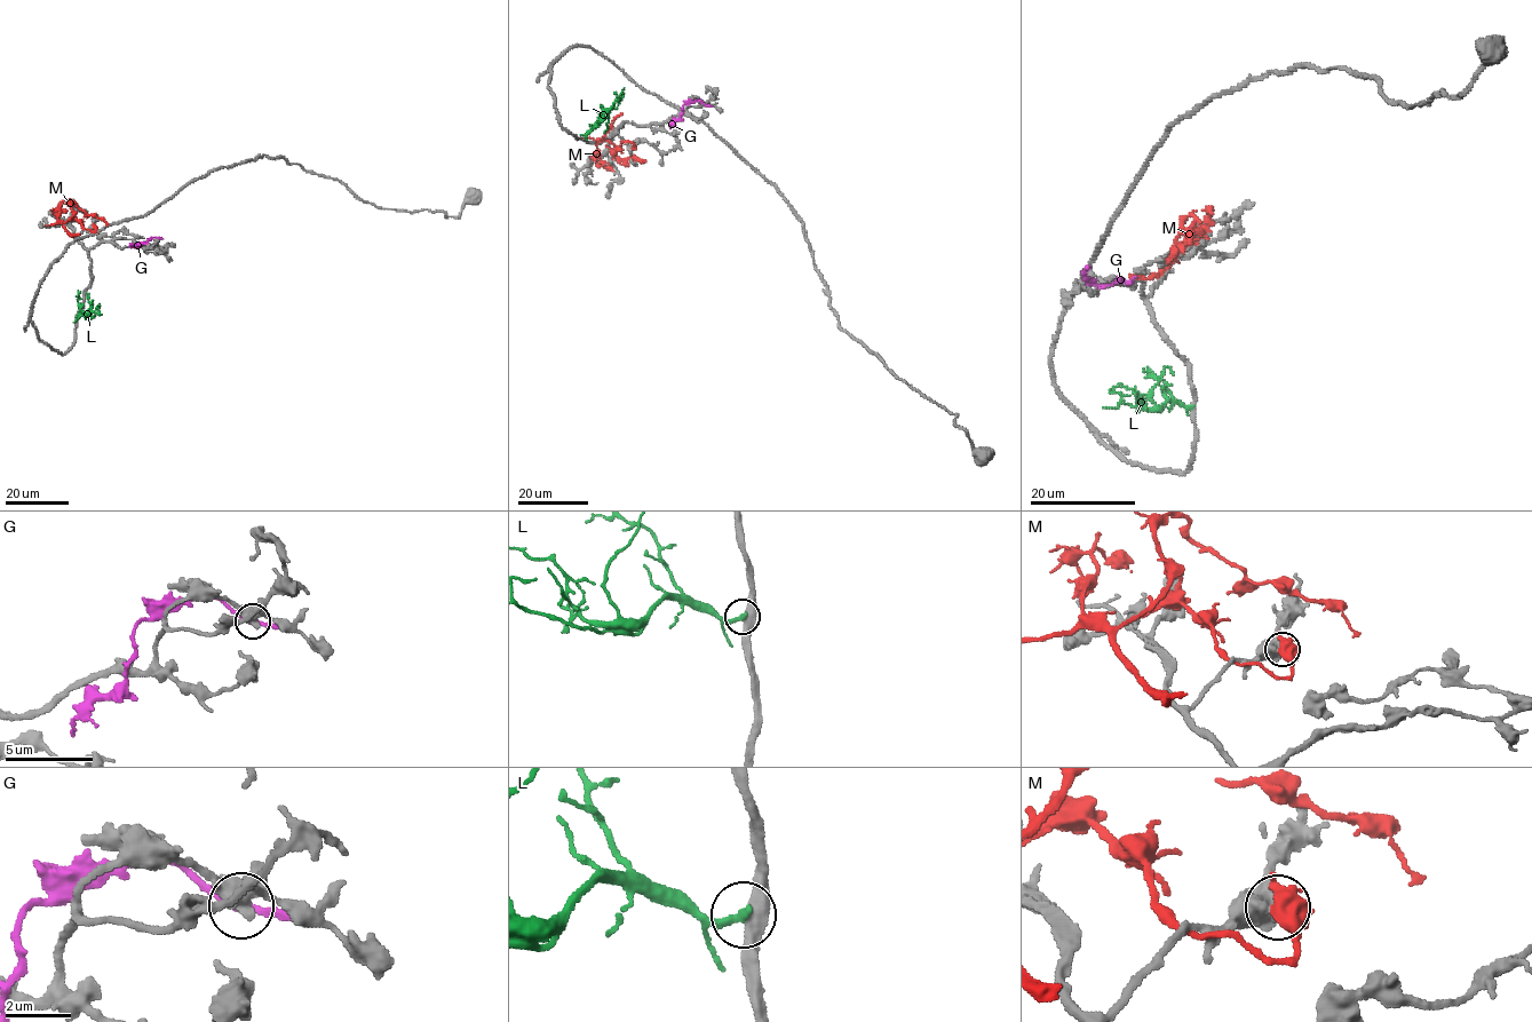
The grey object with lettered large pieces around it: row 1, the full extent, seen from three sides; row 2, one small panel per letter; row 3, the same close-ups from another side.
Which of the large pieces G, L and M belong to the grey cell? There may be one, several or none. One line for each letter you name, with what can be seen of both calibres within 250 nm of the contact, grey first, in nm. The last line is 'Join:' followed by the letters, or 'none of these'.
Join: none of these

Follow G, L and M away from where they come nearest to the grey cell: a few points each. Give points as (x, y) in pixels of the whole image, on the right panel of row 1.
G: (1087, 268), (1084, 275), (1100, 285), (1129, 283), (1135, 276)
L: (1192, 406), (1169, 401), (1159, 407), (1152, 403), (1150, 390), (1165, 367), (1173, 373)
M: (1176, 253), (1191, 237), (1183, 234), (1175, 254), (1196, 235), (1207, 208), (1213, 214)

